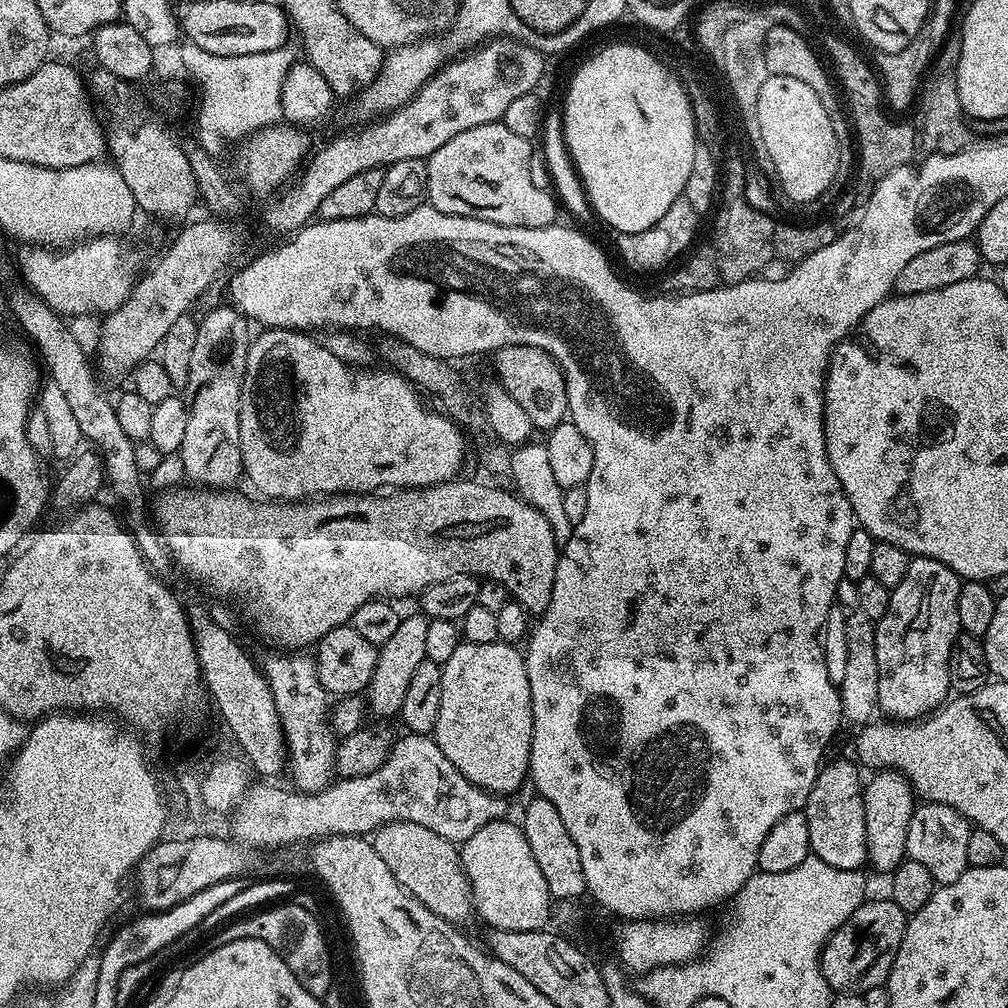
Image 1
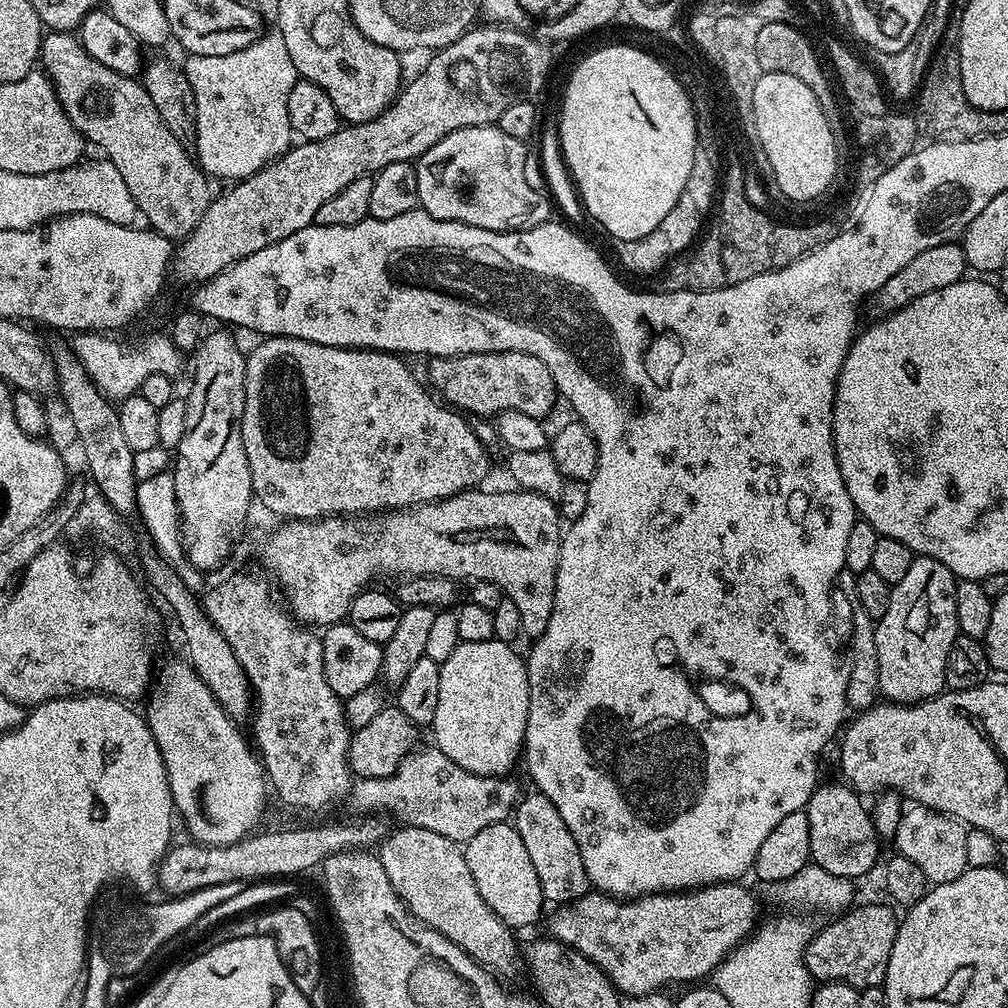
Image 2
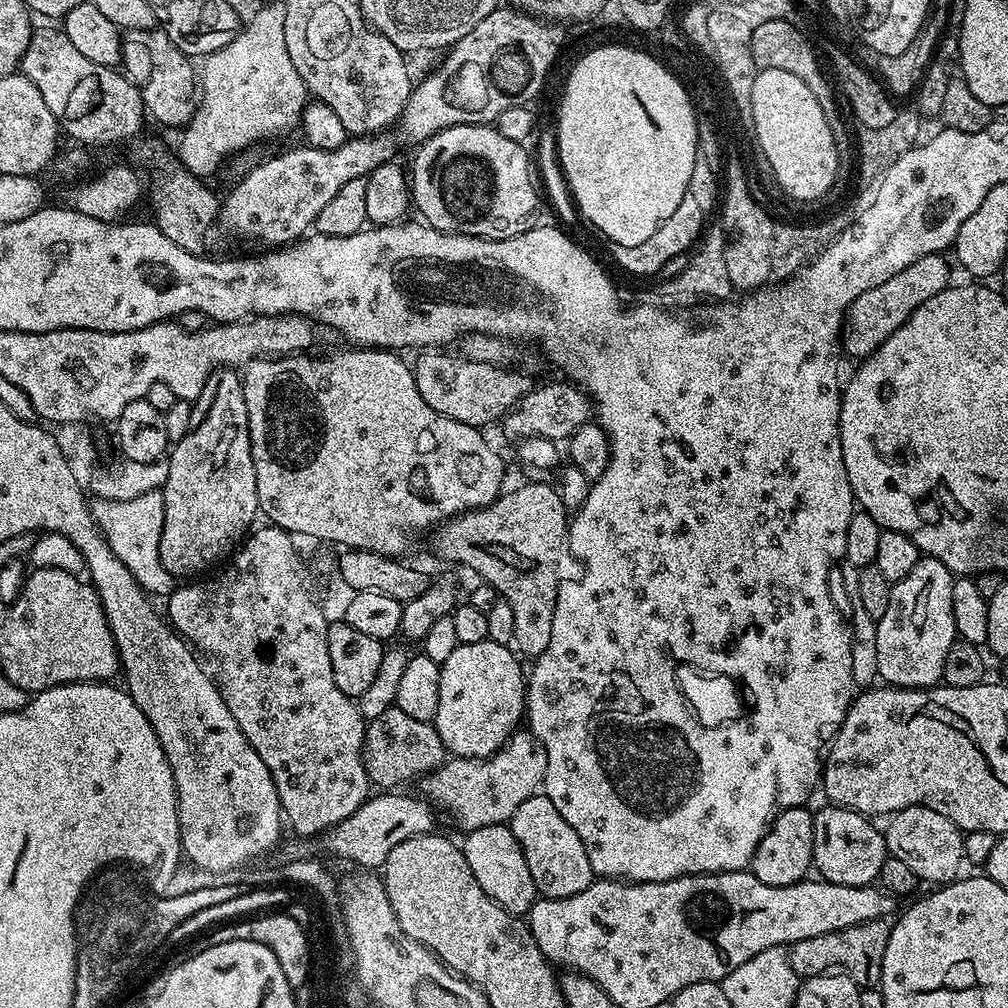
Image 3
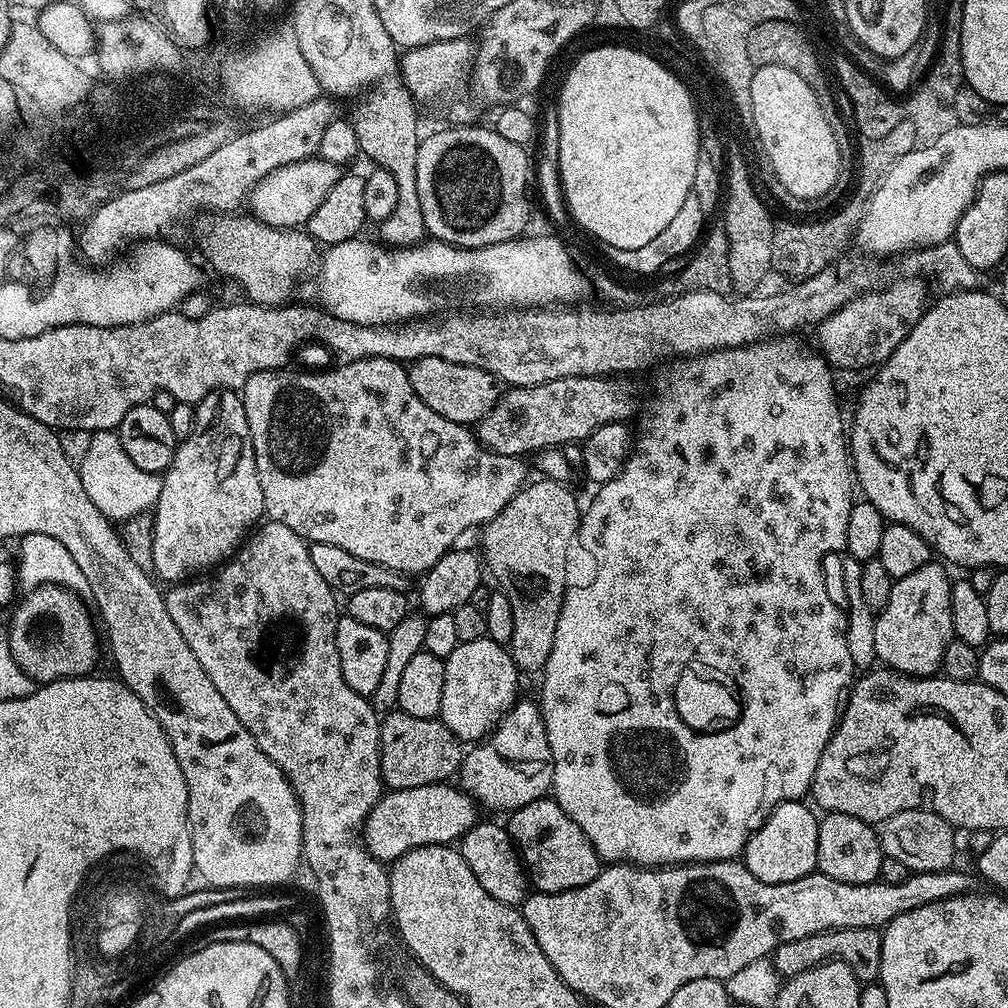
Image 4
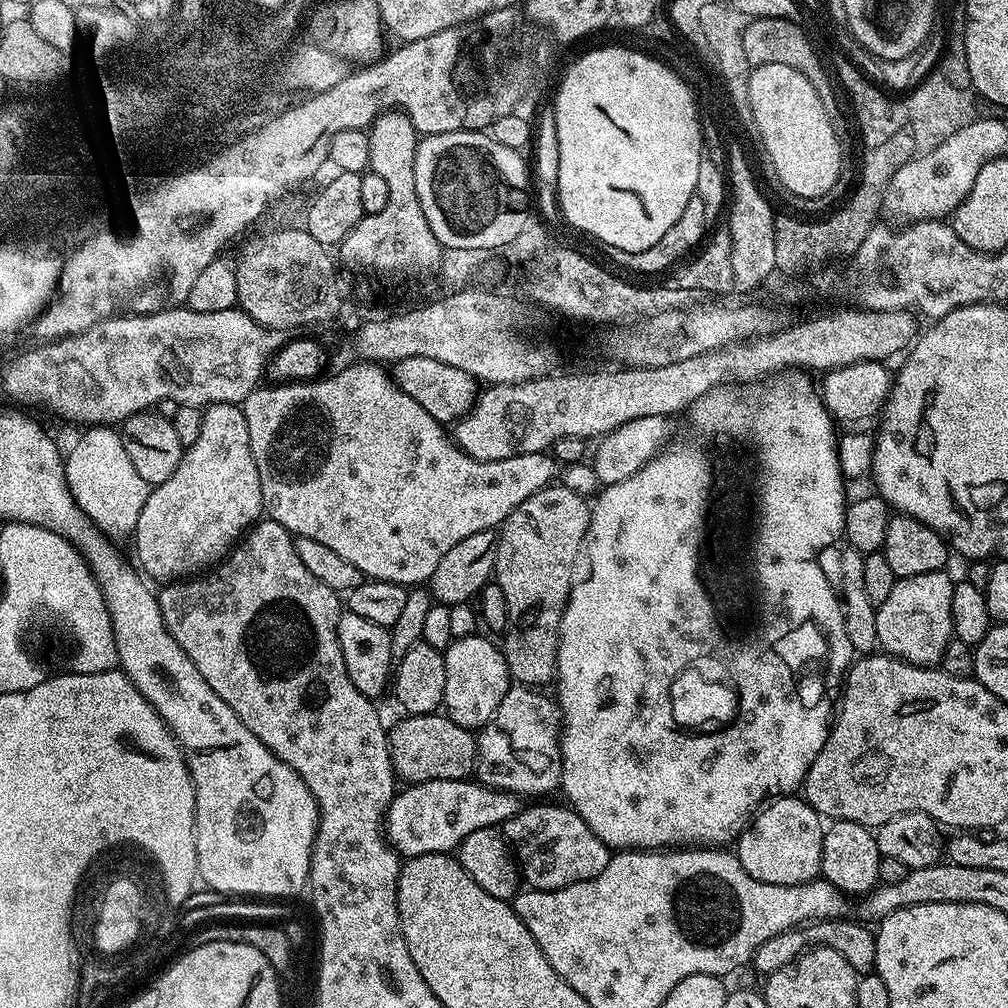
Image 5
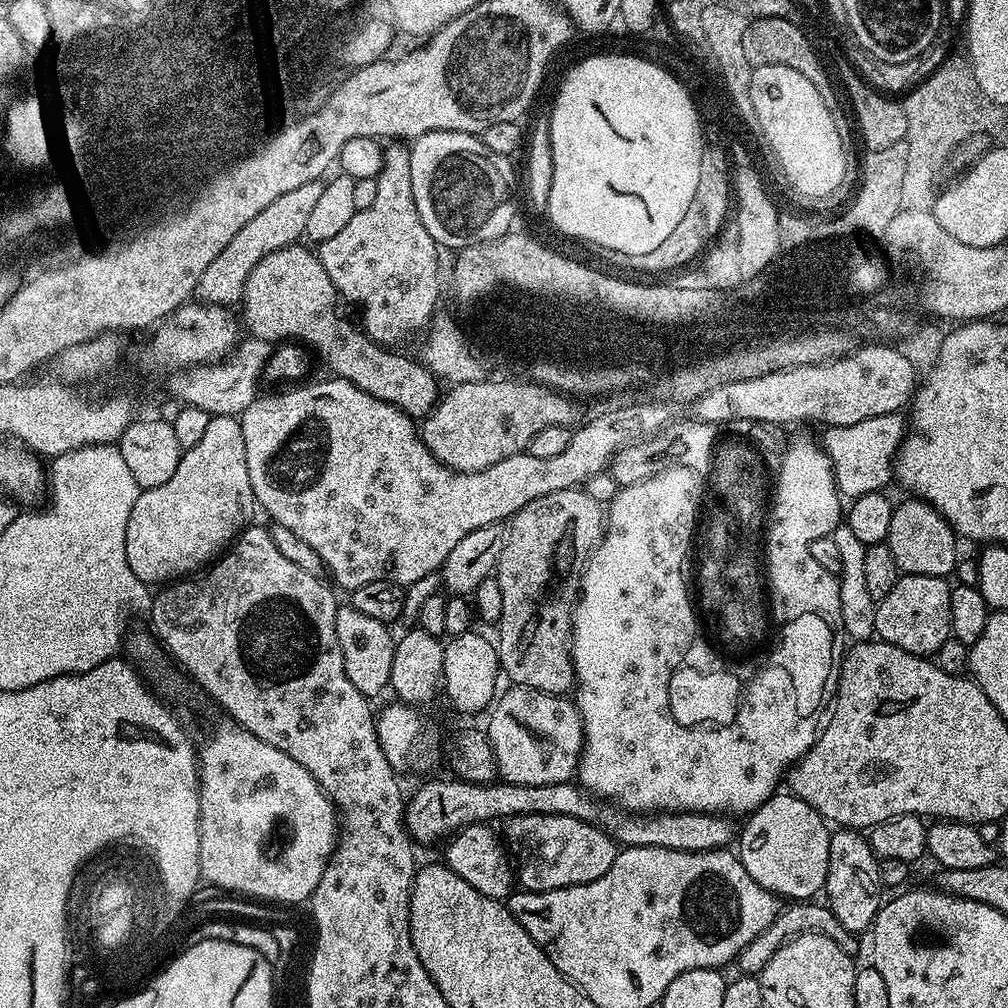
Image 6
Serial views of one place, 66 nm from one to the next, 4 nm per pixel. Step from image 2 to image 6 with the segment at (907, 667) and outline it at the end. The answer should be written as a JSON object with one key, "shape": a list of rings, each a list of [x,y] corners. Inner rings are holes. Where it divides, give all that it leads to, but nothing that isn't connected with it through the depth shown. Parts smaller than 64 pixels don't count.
{"shape":[[[901,575],[900,581],[878,601],[876,636],[915,656],[931,657],[952,636],[950,594],[952,588],[943,576]]]}

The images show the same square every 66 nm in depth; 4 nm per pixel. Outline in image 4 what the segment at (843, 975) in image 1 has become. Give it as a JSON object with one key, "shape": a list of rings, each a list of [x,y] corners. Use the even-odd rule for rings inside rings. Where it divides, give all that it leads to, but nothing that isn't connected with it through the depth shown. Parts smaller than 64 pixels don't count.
{"shape":[[[839,928],[836,932],[806,934],[806,938],[794,938],[794,942],[782,942],[772,953],[770,959],[781,977],[797,976],[814,966],[833,958],[846,962],[854,970],[857,980],[872,982],[879,977],[882,962],[881,933],[875,928]]]}

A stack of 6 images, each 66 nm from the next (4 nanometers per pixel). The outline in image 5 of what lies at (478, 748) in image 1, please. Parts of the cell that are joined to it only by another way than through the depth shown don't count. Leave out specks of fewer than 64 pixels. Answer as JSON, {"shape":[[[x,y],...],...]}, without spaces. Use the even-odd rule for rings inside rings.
{"shape":[[[484,634],[467,636],[461,640],[453,640],[443,649],[446,662],[446,694],[442,705],[443,711],[458,726],[479,730],[485,722],[498,710],[498,702],[508,693],[510,677],[504,661],[504,653],[487,640]]]}

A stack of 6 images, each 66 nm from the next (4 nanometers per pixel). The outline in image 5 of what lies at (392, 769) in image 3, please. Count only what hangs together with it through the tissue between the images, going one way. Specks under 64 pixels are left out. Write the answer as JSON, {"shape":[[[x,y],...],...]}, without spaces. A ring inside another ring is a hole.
{"shape":[[[447,714],[405,715],[388,732],[388,749],[397,777],[408,784],[427,780],[467,780],[476,770],[476,736]]]}

